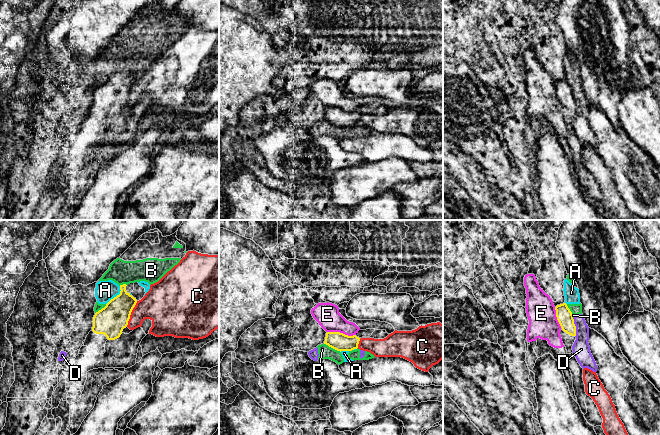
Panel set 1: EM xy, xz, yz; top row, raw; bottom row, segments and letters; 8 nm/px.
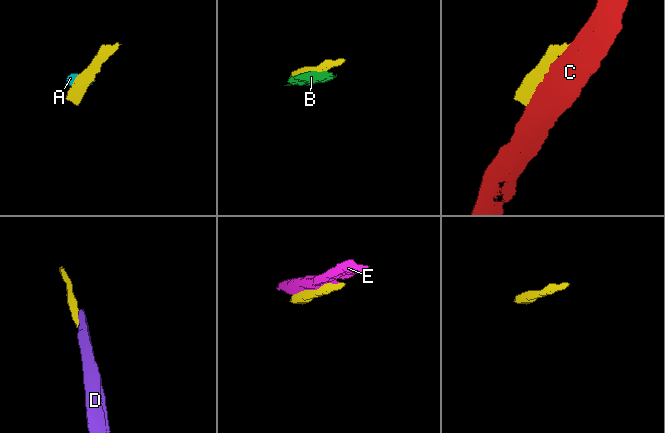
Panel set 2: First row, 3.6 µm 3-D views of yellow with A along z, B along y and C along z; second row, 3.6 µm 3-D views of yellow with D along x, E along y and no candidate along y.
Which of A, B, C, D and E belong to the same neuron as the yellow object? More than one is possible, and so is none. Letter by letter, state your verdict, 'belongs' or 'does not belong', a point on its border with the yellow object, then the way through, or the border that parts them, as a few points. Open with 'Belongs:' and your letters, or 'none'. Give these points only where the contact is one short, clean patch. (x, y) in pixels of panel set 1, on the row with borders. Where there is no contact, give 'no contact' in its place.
Belongs: none
A: does not belong; meets yellow in xy at (117, 295); border along xy (120, 286), (120, 292), (106, 304)
B: does not belong; meets yellow in xz at (332, 347)
C: does not belong; meets yellow in xy at (130, 314)
D: does not belong; meets yellow in yz at (575, 327); border along yz (572, 318), (575, 324), (575, 336)
E: does not belong; meets yellow in xz at (341, 333)

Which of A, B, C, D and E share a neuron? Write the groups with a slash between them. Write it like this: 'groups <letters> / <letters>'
groups A B D / C / E

